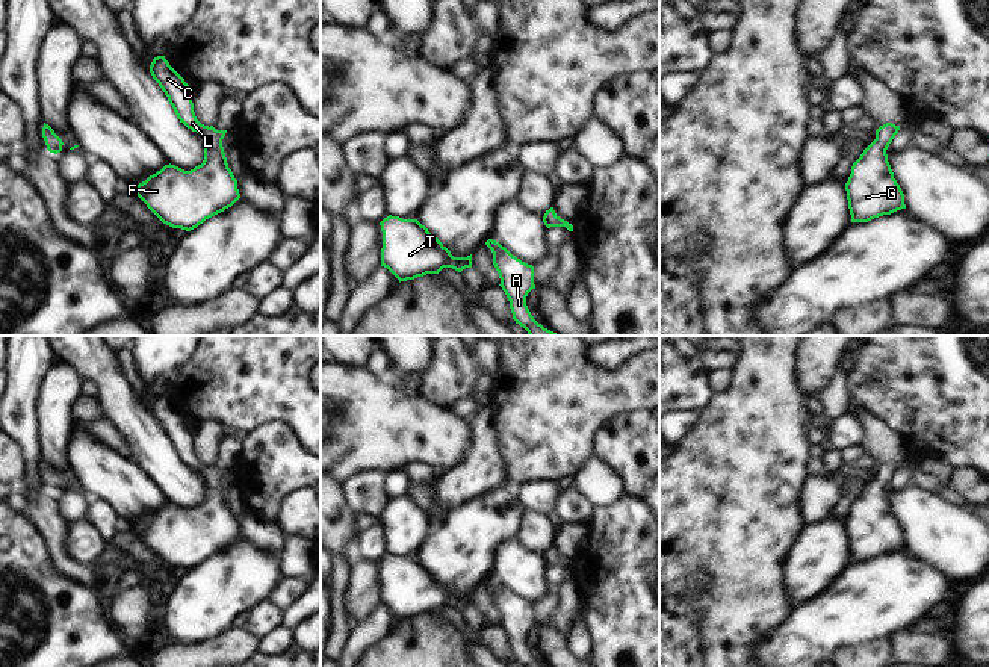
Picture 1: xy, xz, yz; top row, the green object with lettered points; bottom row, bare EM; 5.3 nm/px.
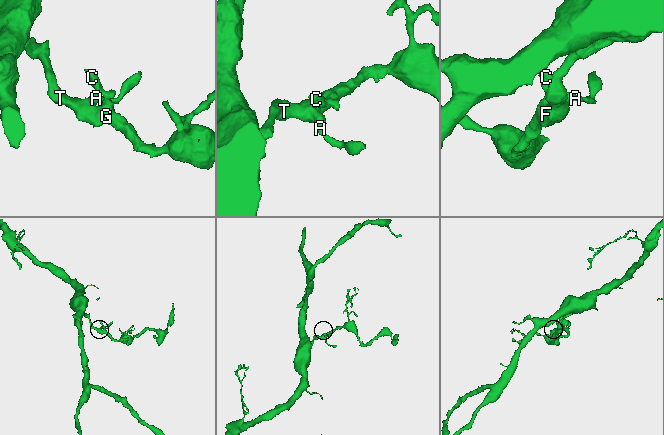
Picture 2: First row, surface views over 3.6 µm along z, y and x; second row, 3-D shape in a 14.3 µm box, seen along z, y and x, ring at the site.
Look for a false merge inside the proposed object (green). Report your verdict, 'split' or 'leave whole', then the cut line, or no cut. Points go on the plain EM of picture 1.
leave whole; cut none

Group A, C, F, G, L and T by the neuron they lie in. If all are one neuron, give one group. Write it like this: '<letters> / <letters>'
A C F G L T

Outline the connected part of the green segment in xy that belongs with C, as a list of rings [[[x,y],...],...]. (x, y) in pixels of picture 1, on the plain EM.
[[[165,395],[153,398],[150,411],[180,461],[203,475],[204,499],[191,510],[165,504],[133,529],[163,563],[191,570],[240,537],[222,486],[227,469],[216,469],[197,458],[192,427]]]

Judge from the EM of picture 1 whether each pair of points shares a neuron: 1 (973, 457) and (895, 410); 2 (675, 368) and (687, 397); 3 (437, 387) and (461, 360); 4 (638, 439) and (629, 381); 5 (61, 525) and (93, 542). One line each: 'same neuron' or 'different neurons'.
1: same neuron
2: same neuron
3: same neuron
4: different neurons
5: different neurons

